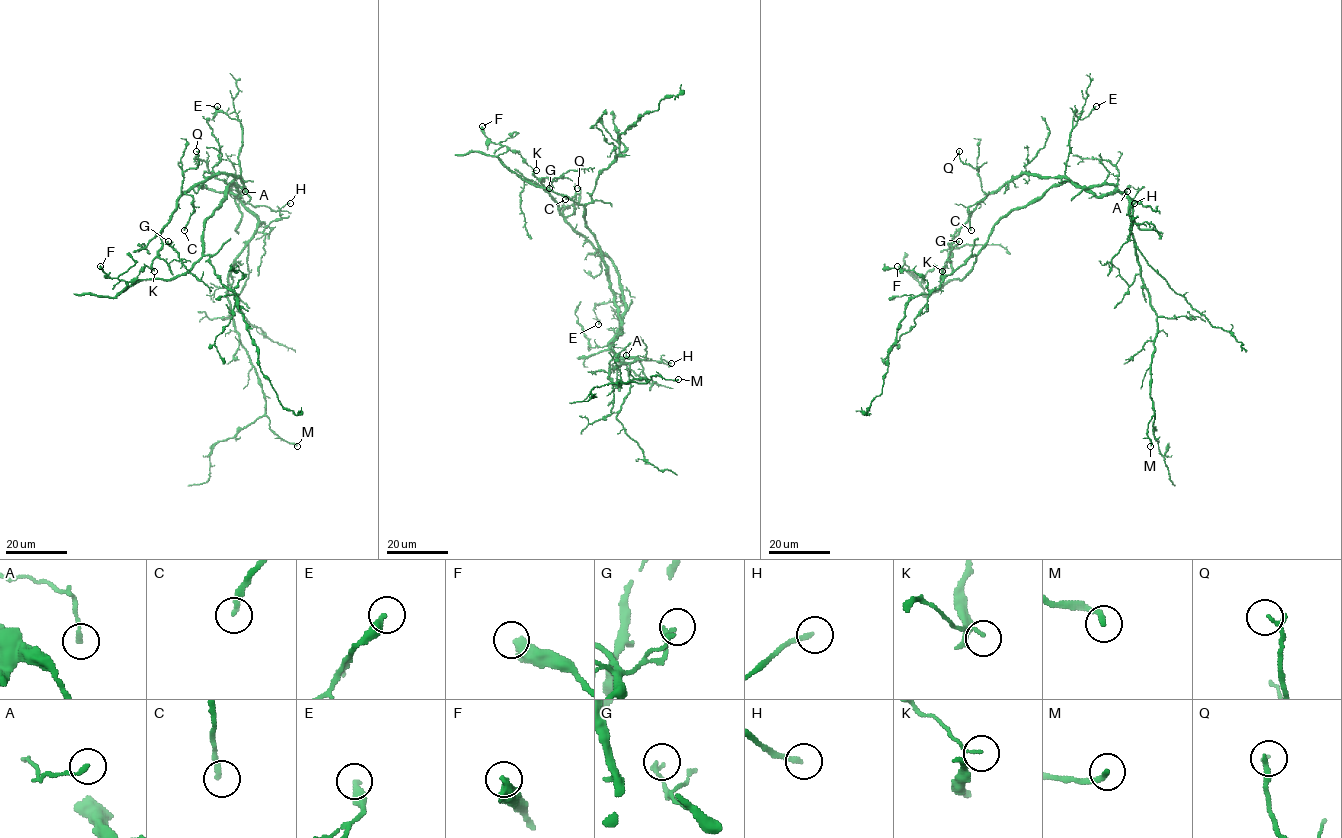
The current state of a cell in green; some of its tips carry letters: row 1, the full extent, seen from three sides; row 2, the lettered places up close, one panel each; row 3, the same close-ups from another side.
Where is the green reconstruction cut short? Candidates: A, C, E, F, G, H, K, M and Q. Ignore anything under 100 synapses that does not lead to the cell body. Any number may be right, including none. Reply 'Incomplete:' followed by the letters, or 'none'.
Incomplete: none

